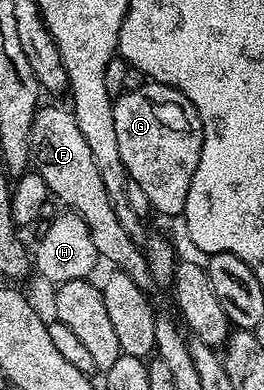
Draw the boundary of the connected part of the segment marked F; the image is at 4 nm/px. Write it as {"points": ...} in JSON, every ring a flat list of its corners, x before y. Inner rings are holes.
{"points":[[56,105,40,107,30,127,29,155,31,168,46,183,49,194,53,198,60,197,61,206,79,215,90,227,90,239,94,239,94,247,101,258,113,261,115,268,124,272,149,295,157,292,156,280,148,270,148,258,145,250,126,235,122,223,118,223,118,215,114,215,114,207,110,203,110,195,106,195,106,186,102,183,102,175,94,163,94,155,90,155,90,147,86,139,82,139,82,131,78,131,78,123,67,108,59,109]]}

